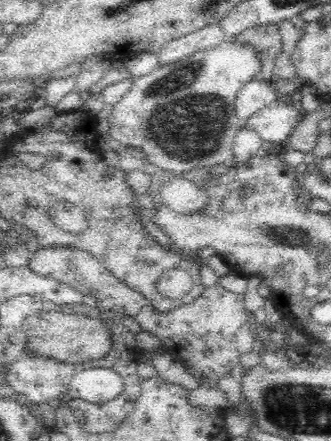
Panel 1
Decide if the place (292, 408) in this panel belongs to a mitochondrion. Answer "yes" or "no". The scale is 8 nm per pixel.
yes

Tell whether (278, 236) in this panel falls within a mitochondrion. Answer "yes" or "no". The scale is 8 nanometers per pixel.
yes

